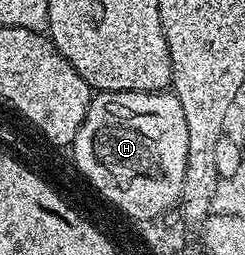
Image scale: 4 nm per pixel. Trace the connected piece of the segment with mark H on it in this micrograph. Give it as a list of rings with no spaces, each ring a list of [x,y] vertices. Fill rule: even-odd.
[[[165,90],[98,91],[97,94],[99,100],[93,104],[87,116],[87,126],[77,138],[77,160],[87,176],[103,190],[103,194],[107,194],[123,210],[135,216],[151,216],[185,190],[185,172],[191,155],[188,152],[189,132],[181,102],[173,93]]]

